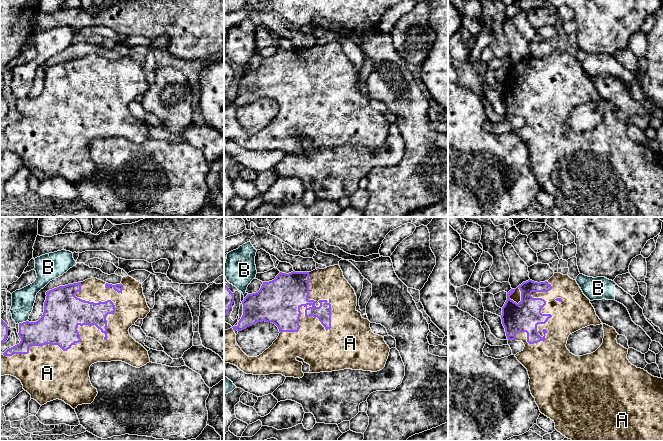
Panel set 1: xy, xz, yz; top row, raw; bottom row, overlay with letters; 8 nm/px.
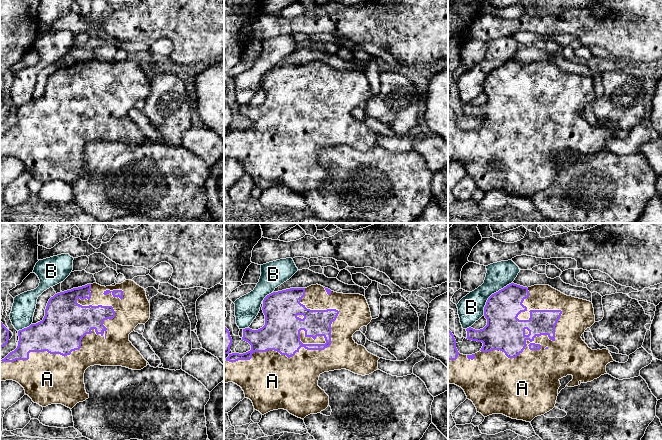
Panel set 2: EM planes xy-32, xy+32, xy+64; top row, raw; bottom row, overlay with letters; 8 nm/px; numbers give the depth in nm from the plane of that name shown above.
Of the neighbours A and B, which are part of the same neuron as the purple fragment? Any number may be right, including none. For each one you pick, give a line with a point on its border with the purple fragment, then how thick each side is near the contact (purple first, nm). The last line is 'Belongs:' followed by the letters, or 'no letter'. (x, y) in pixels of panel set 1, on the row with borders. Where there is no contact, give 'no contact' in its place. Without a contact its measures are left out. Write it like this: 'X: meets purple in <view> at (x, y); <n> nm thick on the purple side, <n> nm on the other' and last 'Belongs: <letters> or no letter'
A: meets purple in xy at (76, 342); 300 nm thick on the purple side, 340 nm on the other
Belongs: A

